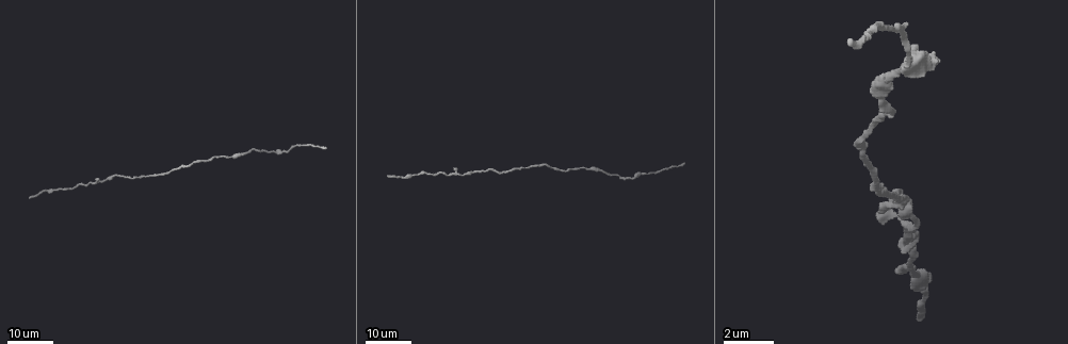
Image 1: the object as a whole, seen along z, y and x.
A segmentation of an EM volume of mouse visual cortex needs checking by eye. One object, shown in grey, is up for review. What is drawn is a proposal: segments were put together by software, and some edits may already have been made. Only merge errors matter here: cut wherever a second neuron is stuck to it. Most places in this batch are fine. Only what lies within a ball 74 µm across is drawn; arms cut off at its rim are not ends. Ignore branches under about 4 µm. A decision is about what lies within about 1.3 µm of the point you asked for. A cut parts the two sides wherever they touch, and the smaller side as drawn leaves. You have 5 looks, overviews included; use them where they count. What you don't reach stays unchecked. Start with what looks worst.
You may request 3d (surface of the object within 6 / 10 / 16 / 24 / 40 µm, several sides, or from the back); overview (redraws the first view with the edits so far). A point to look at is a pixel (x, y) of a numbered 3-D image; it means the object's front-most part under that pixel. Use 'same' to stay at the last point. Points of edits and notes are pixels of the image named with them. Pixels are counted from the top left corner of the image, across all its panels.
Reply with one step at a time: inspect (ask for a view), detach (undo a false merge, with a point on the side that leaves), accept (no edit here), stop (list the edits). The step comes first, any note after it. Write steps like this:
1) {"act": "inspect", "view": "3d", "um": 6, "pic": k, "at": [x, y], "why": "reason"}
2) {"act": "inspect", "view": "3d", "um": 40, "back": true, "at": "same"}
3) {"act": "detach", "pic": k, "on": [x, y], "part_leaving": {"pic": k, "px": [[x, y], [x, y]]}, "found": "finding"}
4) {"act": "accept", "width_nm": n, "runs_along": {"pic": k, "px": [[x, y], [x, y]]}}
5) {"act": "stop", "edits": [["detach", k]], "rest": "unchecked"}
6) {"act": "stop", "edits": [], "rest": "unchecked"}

{"act": "inspect", "view": "3d", "um": 16, "pic": 1, "at": [283, 153]}

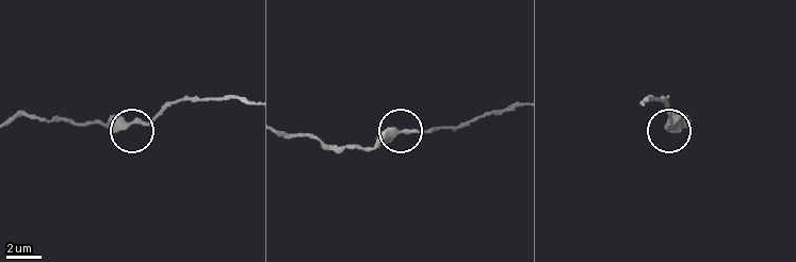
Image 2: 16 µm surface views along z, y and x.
{"act": "inspect", "view": "3d", "um": 10, "pic": 2, "at": [135, 120]}

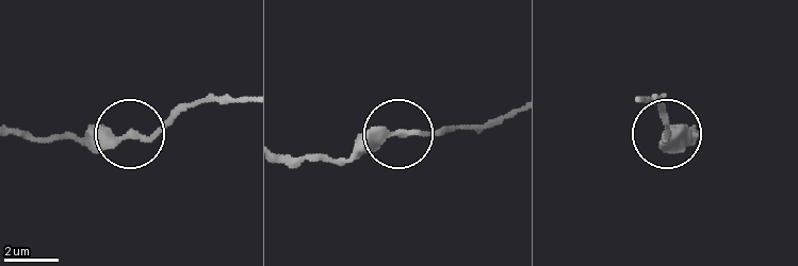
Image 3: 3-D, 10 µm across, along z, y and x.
{"act": "accept", "width_nm": 300, "runs_along": {"pic": 3, "px": [[283, 152], [353, 160], [401, 132], [467, 125]]}, "found": "continuous, no second neuron"}

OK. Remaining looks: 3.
{"act": "inspect", "view": "3d", "um": 16, "pic": 1, "at": [914, 273], "why": "sudden change in width"}

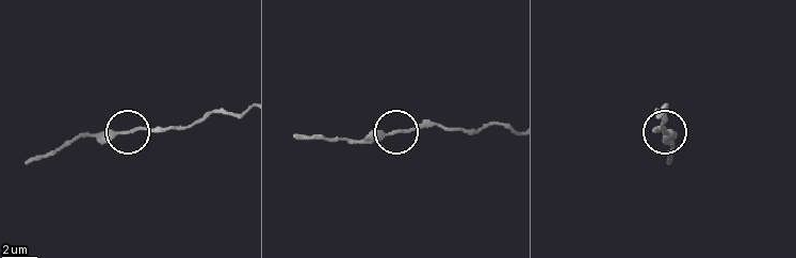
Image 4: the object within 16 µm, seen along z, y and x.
{"act": "inspect", "view": "3d", "um": 10, "pic": 4, "at": [126, 132]}

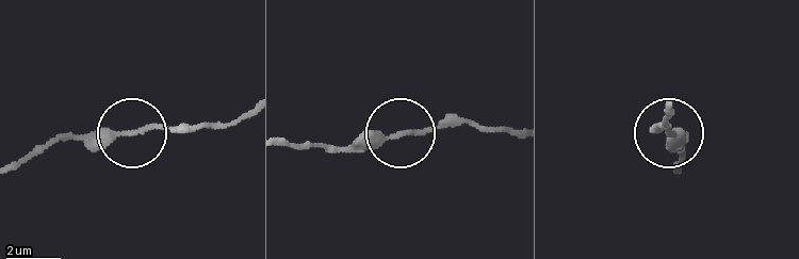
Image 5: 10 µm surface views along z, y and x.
{"act": "accept", "width_nm": 240, "runs_along": {"pic": 5, "px": [[516, 133], [434, 126], [326, 146]]}, "found": "one neuron here"}

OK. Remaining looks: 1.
{"act": "stop", "edits": [], "rest": "unchecked"}

